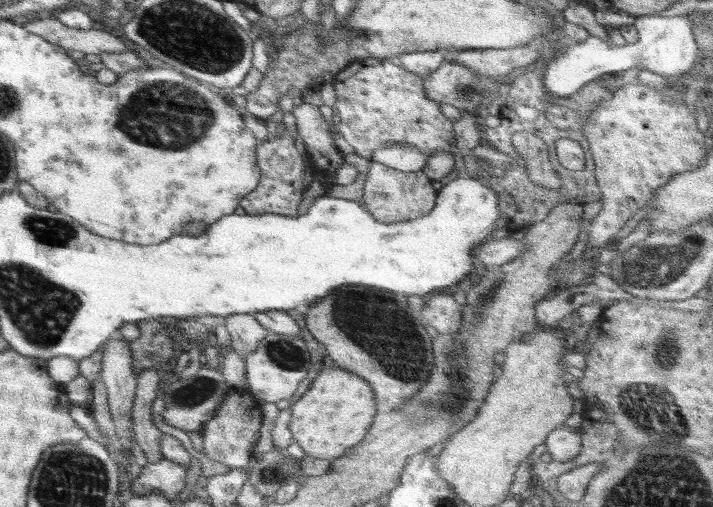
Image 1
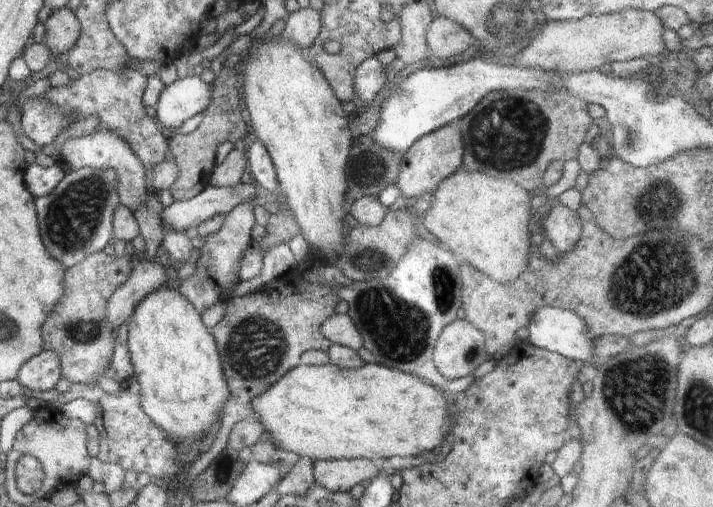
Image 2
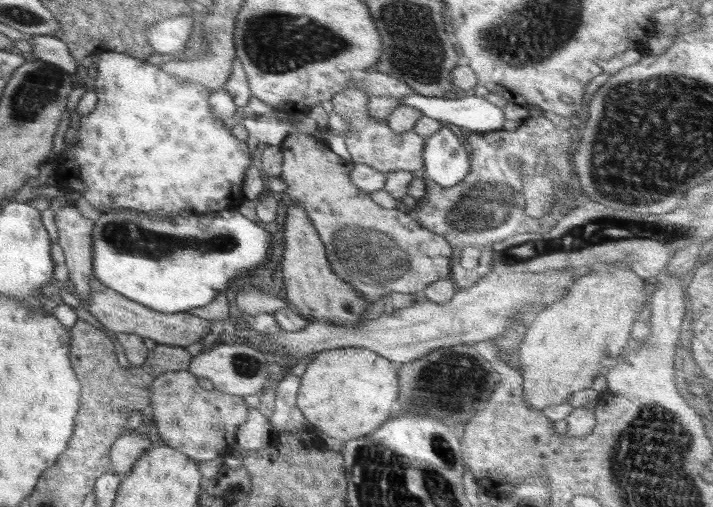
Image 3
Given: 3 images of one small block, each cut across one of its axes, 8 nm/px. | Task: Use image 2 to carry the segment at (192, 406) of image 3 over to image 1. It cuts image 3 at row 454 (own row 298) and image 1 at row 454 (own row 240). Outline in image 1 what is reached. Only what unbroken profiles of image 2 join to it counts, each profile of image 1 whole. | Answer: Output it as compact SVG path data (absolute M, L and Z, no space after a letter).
M238 388L228 391L220 401L214 417L202 427L203 453L232 470L242 470L246 467L260 436L263 419L261 407L260 402L248 390Z

